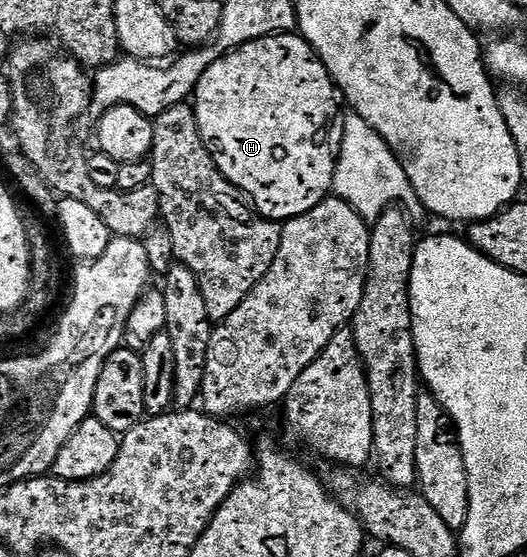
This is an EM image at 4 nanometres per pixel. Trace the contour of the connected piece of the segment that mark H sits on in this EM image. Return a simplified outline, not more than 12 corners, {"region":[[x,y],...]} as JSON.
{"region":[[301,35],[194,88],[204,147],[285,223],[331,196],[344,101]]}

